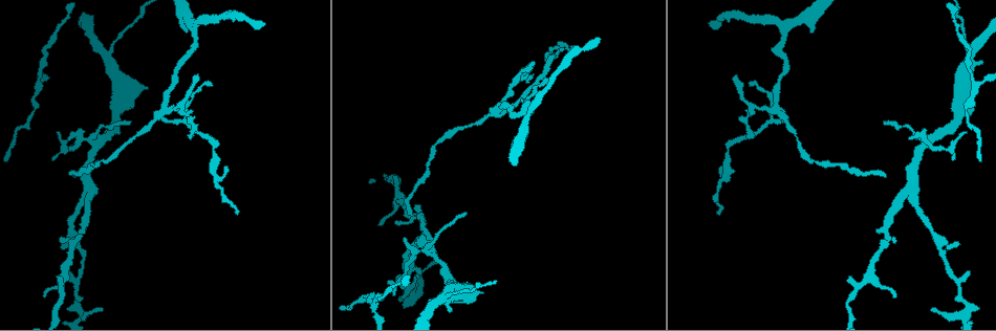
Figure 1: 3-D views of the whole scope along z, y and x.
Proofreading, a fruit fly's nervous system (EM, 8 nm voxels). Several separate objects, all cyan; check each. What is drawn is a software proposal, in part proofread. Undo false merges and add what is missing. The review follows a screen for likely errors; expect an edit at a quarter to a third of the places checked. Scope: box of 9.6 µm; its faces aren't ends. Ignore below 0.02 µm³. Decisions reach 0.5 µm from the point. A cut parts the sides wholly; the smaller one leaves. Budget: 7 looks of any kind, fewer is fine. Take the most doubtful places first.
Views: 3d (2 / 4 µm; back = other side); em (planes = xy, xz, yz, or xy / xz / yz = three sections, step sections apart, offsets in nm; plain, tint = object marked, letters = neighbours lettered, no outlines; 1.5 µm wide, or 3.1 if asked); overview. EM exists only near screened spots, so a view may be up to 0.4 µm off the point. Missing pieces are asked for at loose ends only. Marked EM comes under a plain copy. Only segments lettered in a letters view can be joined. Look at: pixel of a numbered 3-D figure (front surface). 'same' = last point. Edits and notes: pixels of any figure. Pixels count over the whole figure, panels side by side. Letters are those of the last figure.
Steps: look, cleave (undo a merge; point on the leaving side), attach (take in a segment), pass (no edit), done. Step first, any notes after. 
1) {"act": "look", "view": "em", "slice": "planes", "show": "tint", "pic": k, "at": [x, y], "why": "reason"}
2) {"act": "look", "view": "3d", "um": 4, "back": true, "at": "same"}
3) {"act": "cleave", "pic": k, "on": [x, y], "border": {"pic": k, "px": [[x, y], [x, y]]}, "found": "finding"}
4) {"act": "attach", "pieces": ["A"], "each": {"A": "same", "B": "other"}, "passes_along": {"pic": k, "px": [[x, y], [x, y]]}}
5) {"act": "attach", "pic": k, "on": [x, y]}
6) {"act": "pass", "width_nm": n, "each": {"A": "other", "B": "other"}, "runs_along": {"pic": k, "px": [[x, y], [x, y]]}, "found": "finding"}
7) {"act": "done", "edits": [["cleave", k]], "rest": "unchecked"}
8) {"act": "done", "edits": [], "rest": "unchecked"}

{"act": "look", "view": "3d", "um": 4, "pic": 1, "at": [261, 21], "why": "an open end"}

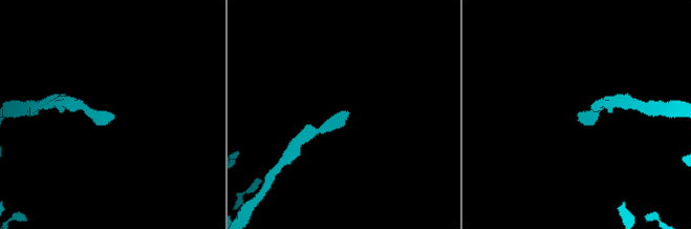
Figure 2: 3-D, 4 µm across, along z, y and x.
{"act": "look", "view": "em", "slice": "yz", "step": 4, "show": "tint", "pic": 2, "at": [579, 111], "why": "need the tissue"}

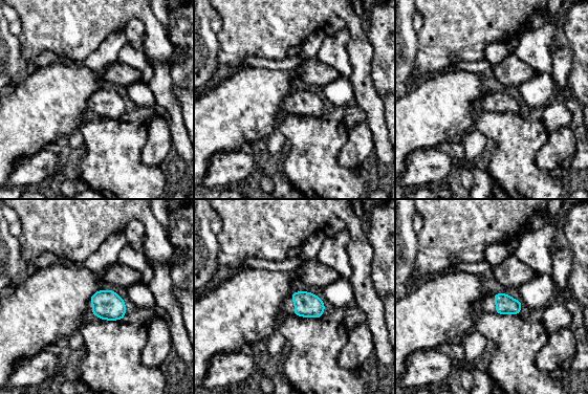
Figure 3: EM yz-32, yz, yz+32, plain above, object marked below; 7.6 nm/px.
{"act": "look", "view": "em", "slice": "yz", "step": 4, "show": "letters", "at": "same", "why": "see the neighbours"}

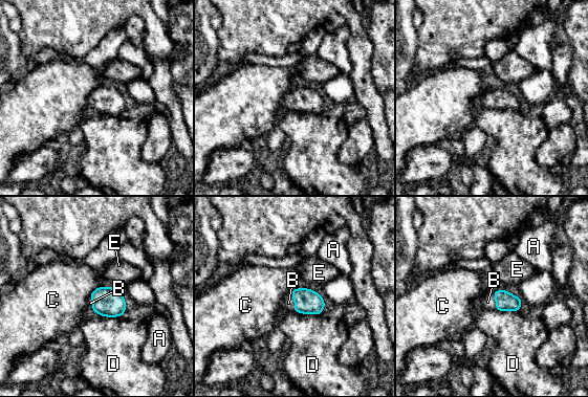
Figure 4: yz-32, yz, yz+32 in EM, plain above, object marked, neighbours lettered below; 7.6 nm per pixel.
{"act": "attach", "pieces": ["B"], "longest_contact_nm": ["D", 220], "each": {"A": "other", "B": "same", "C": "other", "D": "other", "E": "other"}, "passes_along": {"pic": 4, "px": [[308, 302], [295, 302], [288, 303]]}, "found": "the neuron continues"}

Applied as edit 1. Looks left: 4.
{"act": "look", "view": "em", "slice": "planes", "show": "tint", "pic": 1, "at": [784, 25], "why": "thick turns thin"}

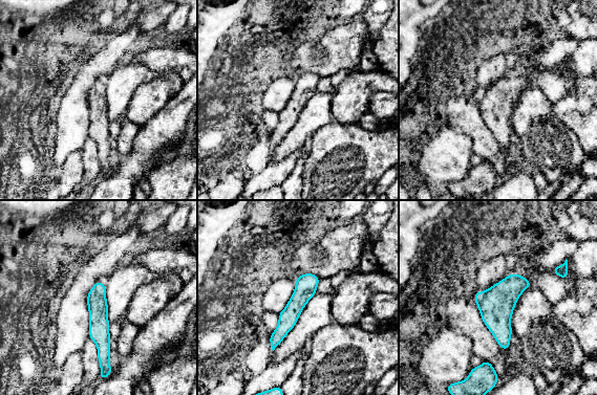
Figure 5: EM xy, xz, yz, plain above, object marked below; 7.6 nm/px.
{"act": "look", "view": "em", "slice": "planes", "show": "letters", "at": "same"}

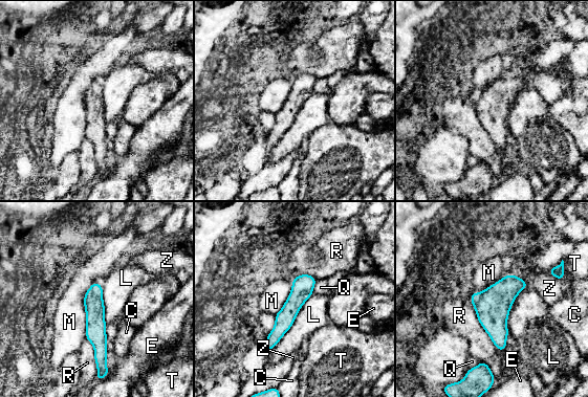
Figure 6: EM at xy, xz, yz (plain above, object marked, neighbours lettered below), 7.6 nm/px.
{"act": "pass", "each": {"C": "other", "E": "other", "L": "other", "M": "other", "Q": "other", "R": "other", "T": "other", "Z": "other"}, "border": {"pic": 6, "px": [[312, 292], [269, 352]]}, "found": "all the same neuron"}

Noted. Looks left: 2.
{"act": "look", "view": "em", "slice": "planes", "show": "letters", "pic": 1, "at": [58, 276], "why": "an open end"}

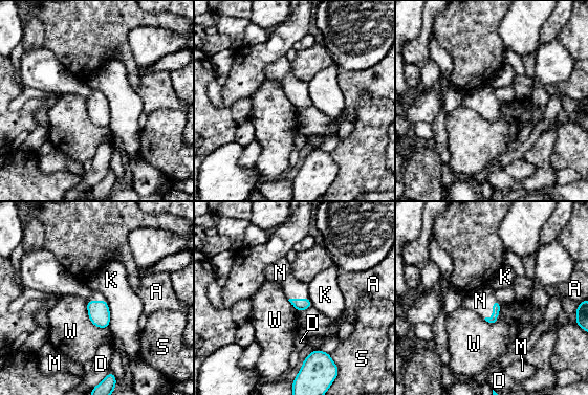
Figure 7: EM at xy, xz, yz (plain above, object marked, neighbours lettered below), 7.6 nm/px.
{"act": "attach", "pieces": ["N"], "each": {"A": "other", "D": "other", "K": "other", "M": "other", "N": "same", "S": "other", "W": "other"}, "passes_along": {"pic": 7, "px": [[496, 305], [493, 311], [480, 301]]}, "found": "it goes on there"}

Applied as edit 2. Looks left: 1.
{"act": "done", "edits": [["attach", 4], ["attach", 7]], "rest": "unchecked"}

